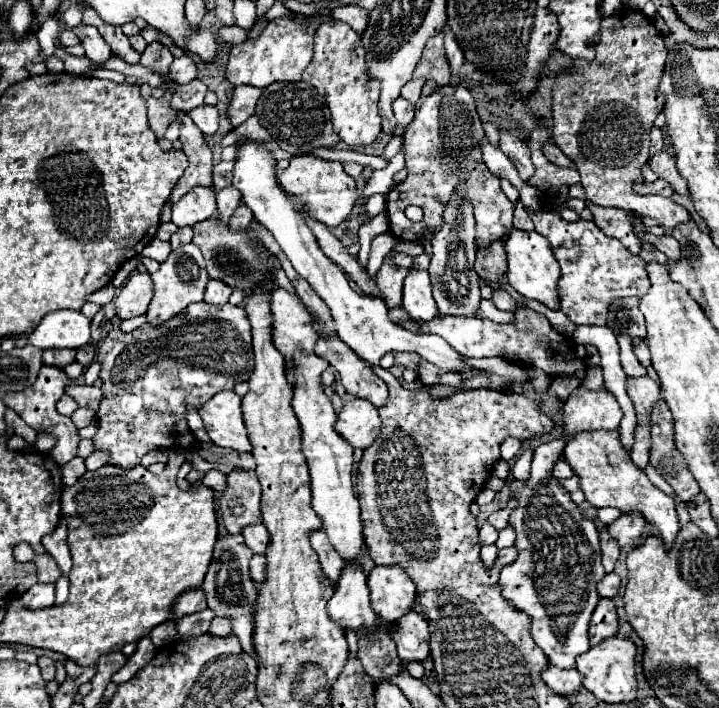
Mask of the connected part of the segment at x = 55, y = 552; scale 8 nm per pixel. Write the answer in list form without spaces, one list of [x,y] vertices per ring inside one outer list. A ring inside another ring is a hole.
[[[62,520],[56,528],[54,534],[44,536],[42,540],[44,548],[48,550],[48,554],[56,560],[62,576],[70,576],[70,568],[72,568],[72,558],[70,558],[70,550],[66,544],[66,522]]]

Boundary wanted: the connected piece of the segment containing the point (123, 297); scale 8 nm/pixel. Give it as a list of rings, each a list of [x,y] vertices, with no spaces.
[[[132,272],[130,278],[120,286],[118,296],[114,298],[116,314],[126,320],[138,314],[146,314],[146,308],[152,298],[152,278],[148,272]]]

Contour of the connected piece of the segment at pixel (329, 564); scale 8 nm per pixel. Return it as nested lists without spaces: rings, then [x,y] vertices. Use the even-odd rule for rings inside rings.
[[[312,530],[312,532],[310,532],[310,542],[312,542],[312,548],[318,552],[318,558],[320,558],[320,564],[322,564],[324,574],[326,574],[332,582],[336,582],[338,576],[342,574],[344,560],[336,554],[336,550],[332,548],[332,544],[328,542],[324,530]]]

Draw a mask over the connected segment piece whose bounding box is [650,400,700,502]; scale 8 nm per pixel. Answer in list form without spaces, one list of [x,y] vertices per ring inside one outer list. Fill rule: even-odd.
[[[662,400],[654,402],[650,412],[650,466],[658,470],[658,474],[674,488],[674,492],[684,500],[692,500],[700,488],[690,474],[680,450],[674,446],[674,430],[672,430],[672,414]]]

